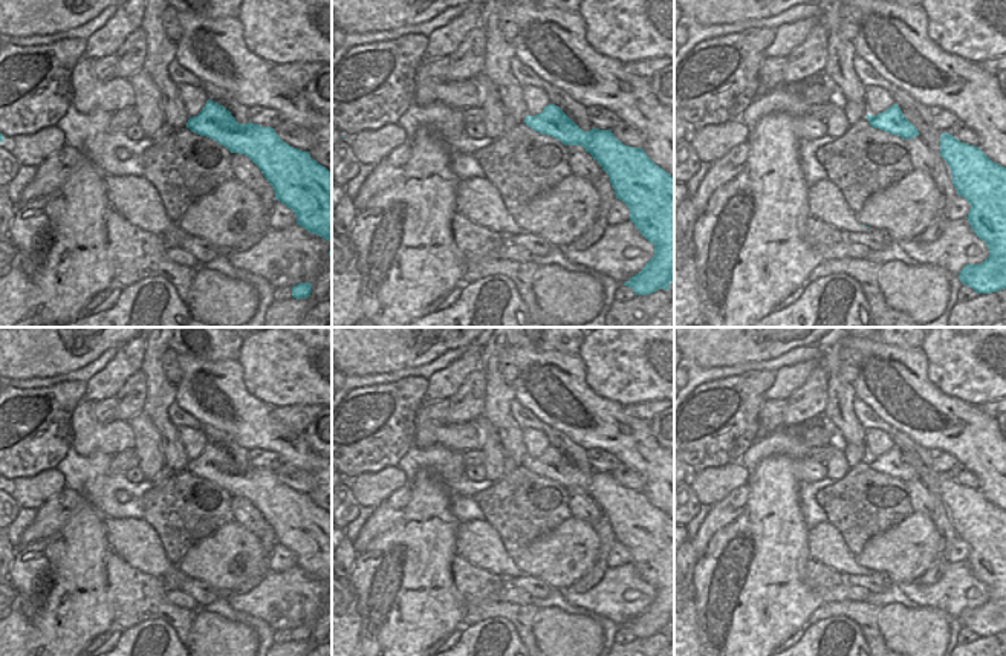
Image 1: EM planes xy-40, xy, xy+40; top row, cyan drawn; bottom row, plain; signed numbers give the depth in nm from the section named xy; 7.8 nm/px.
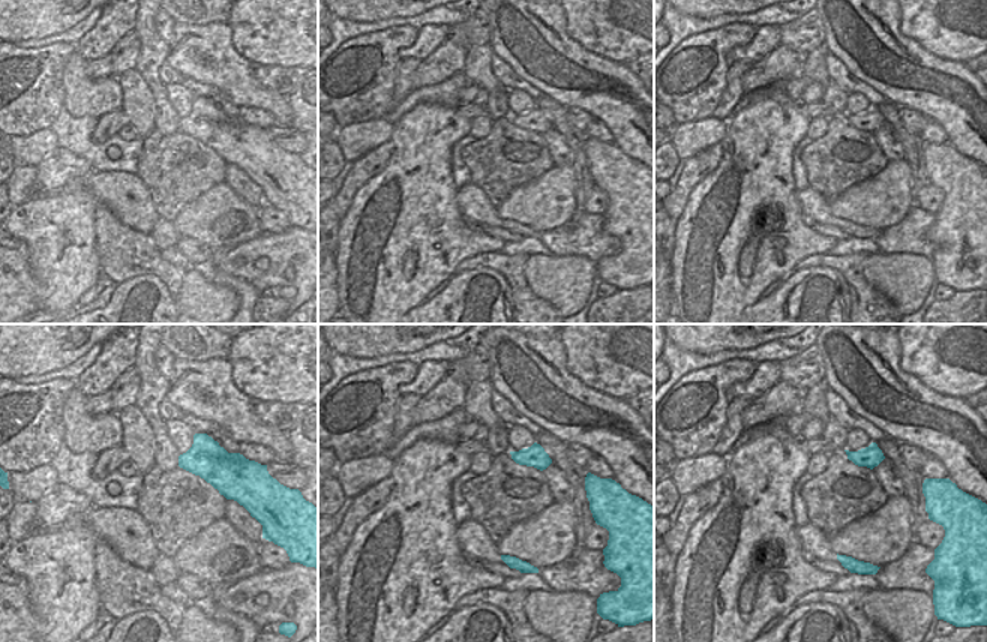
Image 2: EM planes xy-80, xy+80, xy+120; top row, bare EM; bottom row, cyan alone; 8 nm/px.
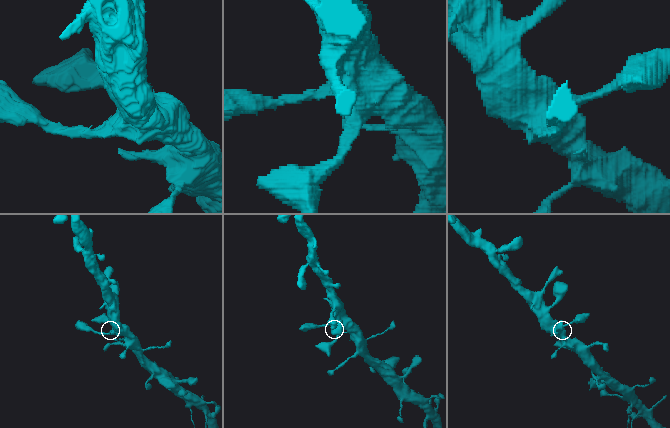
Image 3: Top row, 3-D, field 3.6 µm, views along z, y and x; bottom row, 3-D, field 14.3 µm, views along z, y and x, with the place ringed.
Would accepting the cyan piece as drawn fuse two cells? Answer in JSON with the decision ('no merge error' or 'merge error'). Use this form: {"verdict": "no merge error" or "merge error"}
{"verdict": "no merge error"}

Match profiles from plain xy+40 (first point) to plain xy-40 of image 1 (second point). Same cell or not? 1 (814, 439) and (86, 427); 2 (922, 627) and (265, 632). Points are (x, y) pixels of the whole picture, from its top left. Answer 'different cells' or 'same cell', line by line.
1: same cell
2: different cells

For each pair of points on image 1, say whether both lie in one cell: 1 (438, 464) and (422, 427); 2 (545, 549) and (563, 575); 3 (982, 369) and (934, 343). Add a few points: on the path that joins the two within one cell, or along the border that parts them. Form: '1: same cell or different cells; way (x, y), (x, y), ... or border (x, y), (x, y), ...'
1: different cells; border (415, 444), (419, 447), (444, 445), (462, 453)
2: same cell; way (551, 555), (561, 569)
3: same cell; way (970, 357), (960, 347), (947, 346)

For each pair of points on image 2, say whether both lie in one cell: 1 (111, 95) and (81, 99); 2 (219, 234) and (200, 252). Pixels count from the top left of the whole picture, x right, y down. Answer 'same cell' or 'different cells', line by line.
1: same cell
2: different cells

